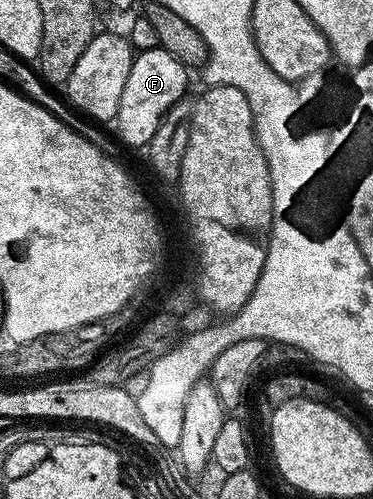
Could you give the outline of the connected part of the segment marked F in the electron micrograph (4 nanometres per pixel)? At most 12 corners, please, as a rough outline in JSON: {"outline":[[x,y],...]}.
{"outline":[[161,46],[135,55],[118,136],[145,149],[182,100],[187,65]]}

